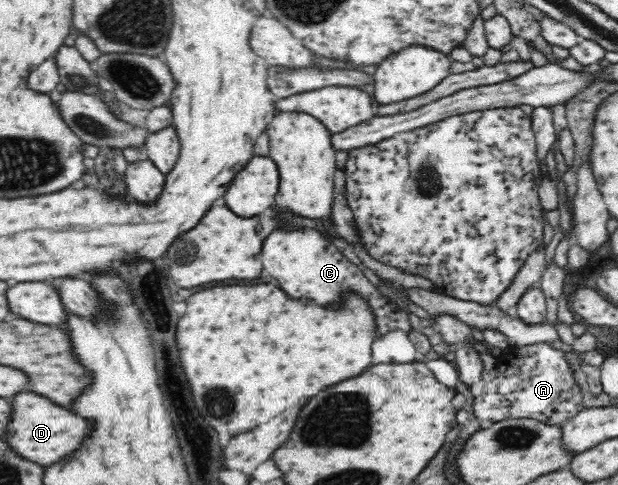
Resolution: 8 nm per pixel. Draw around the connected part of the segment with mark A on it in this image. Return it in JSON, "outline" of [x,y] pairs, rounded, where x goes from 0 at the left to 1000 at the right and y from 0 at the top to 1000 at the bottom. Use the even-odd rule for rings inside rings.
{"outline":[[[864,707],[841,718],[822,715],[814,732],[804,736],[804,777],[801,777],[801,806],[778,806],[765,823],[767,856],[775,868],[804,870],[814,864],[867,864],[875,872],[908,878],[937,852],[943,839],[943,814],[930,790],[927,765],[921,761],[913,728],[892,718],[885,707]]]}

